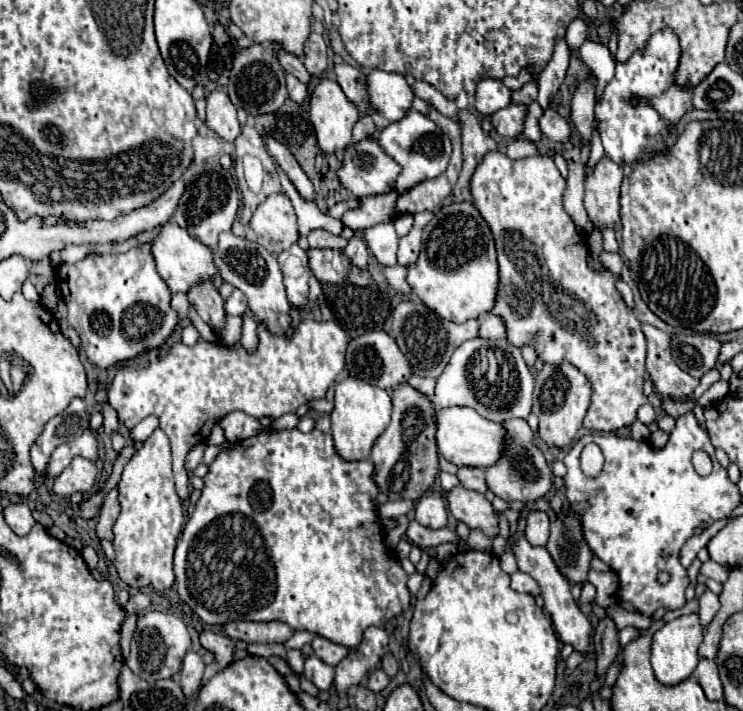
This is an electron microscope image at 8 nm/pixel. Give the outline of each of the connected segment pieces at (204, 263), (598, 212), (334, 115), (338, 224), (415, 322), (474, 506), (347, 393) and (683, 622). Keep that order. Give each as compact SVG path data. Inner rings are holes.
M174 220L164 224L160 234L154 240L150 240L148 244L150 244L152 256L156 262L156 270L164 278L164 282L168 284L172 294L188 292L194 284L198 284L198 280L210 280L216 274L216 268L212 262L212 250L206 248L202 242L194 240L186 230L178 228L178 224L174 224Z
M610 158L598 160L592 168L592 174L586 176L586 196L584 206L590 216L590 222L602 228L614 228L620 220L620 184L622 184L622 166Z
M322 78L310 96L310 120L320 148L326 154L344 150L352 140L352 126L360 118L334 78Z
M278 170L278 172L280 172L282 190L284 190L284 194L290 198L290 202L292 202L292 206L294 206L294 212L296 212L296 216L298 216L298 230L300 230L300 234L306 236L310 230L324 228L324 230L328 230L328 232L332 232L332 234L338 236L338 234L342 232L342 228L344 228L342 220L340 220L340 218L332 218L332 216L328 216L328 214L322 214L322 212L318 210L316 202L304 200L304 198L298 194L298 190L294 188L294 184L290 182L290 178L288 178L282 170Z
M402 300L392 314L392 330L390 336L394 336L396 344L404 352L406 360L410 362L412 374L416 376L432 376L438 378L448 364L454 348L458 348L462 342L472 340L478 336L478 322L468 320L464 324L454 324L450 320L440 318L436 312L432 312L428 306L424 306L420 300Z
M456 486L446 494L446 500L452 516L468 524L468 528L482 528L490 538L498 534L498 516L482 492Z
M346 378L336 386L336 400L334 400L334 412L332 418L332 436L334 436L334 448L340 458L344 460L366 460L370 456L372 444L376 438L388 428L392 414L392 402L390 394L378 386L366 384L362 380Z
M684 614L684 616L678 616L676 620L666 622L652 636L652 668L654 668L656 678L662 684L666 684L666 686L678 684L694 672L694 668L698 664L698 646L702 642L702 632L704 632L704 628L700 624L698 614Z

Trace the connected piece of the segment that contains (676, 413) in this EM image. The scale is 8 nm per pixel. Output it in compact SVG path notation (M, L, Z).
M669 398L662 399L662 410L674 418L682 416L682 412L688 412L688 410L692 410L692 408L694 408L694 402L690 402L690 400L681 402L680 400L672 400Z

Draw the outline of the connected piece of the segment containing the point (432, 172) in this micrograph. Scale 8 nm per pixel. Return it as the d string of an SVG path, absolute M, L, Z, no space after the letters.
M412 108L406 112L406 116L402 120L392 122L386 128L382 128L376 140L382 146L382 150L390 158L394 158L396 164L402 168L402 172L394 184L396 192L404 192L422 180L440 176L446 170L448 160L450 160L450 152L452 152L450 138L428 116L424 116Z

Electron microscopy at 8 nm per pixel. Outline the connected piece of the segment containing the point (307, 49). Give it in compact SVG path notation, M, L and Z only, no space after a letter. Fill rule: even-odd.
M310 32L306 44L304 44L304 56L302 56L302 62L306 60L306 70L312 74L312 76L322 76L326 66L328 66L328 56L326 56L326 42L320 34L316 32Z

